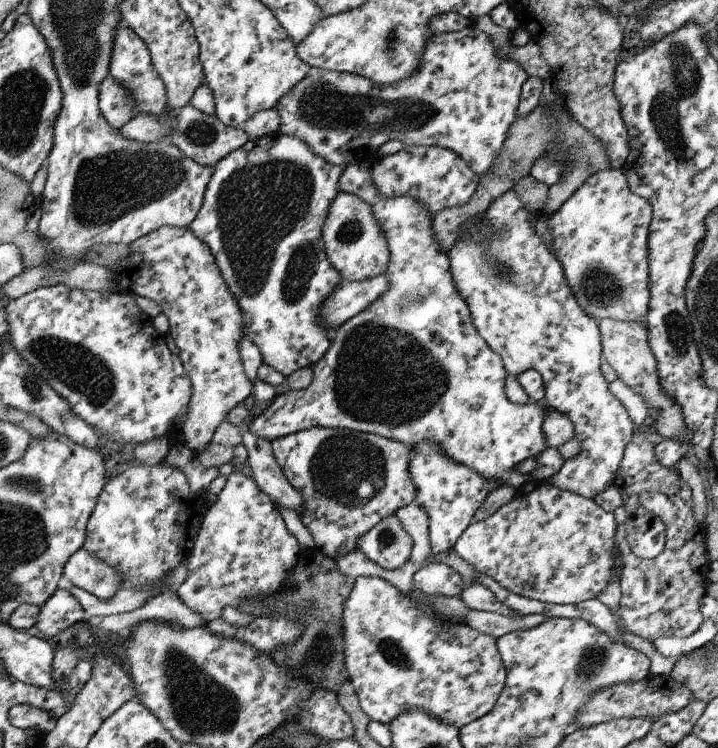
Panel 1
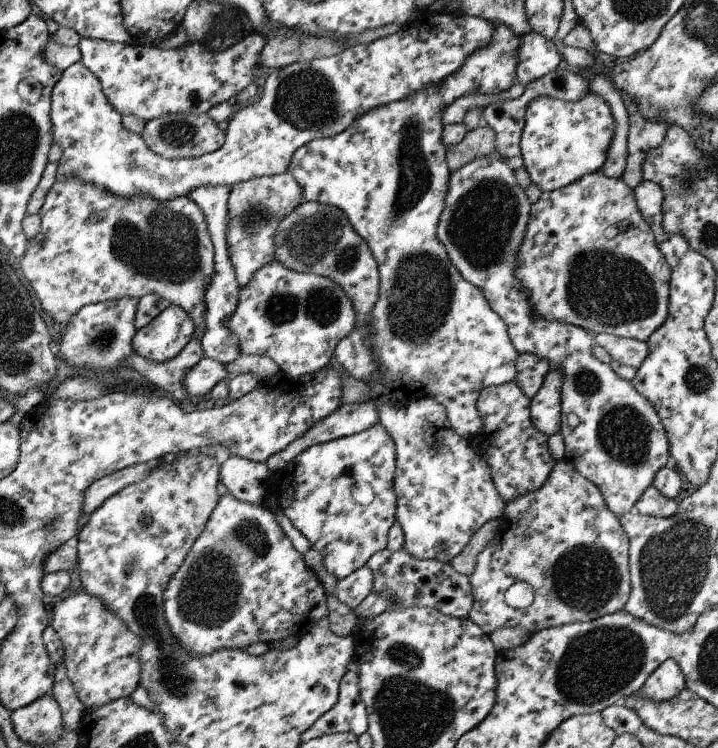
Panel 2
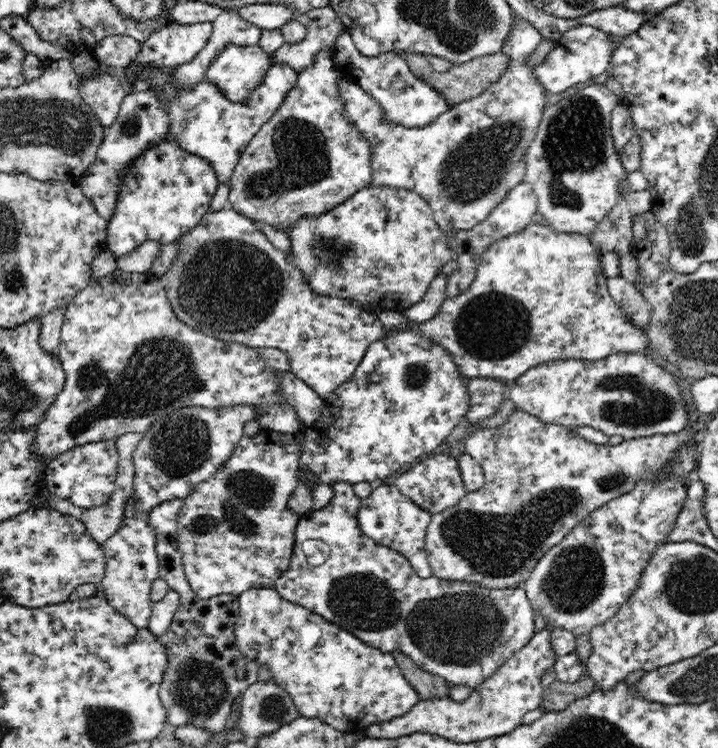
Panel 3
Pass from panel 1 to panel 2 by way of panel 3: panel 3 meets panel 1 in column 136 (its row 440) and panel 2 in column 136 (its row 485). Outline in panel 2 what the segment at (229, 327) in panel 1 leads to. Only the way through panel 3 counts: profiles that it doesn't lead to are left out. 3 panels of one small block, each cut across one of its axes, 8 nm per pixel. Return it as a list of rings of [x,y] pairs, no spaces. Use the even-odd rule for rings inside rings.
[[[65,178],[54,181],[38,215],[39,232],[29,240],[26,252],[19,258],[19,268],[33,288],[43,312],[51,316],[53,322],[67,324],[73,321],[82,306],[156,294],[190,314],[194,324],[193,336],[203,336],[203,294],[213,274],[213,245],[202,209],[190,198],[177,196],[159,202],[149,195],[141,195],[123,199],[103,190],[103,186],[93,186],[79,178]]]

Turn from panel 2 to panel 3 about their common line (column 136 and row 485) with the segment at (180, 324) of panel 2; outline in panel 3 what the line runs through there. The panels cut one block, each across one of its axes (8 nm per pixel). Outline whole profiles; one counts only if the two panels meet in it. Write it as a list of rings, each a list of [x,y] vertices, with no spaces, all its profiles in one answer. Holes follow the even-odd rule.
[[[338,482],[332,486],[332,499],[327,506],[318,510],[311,510],[305,516],[300,517],[298,524],[296,524],[294,532],[293,554],[290,556],[290,564],[288,570],[283,572],[282,576],[276,580],[272,586],[280,596],[287,601],[294,601],[294,603],[302,605],[304,608],[310,609],[314,614],[322,616],[322,618],[330,621],[332,624],[339,626],[342,630],[346,630],[357,636],[364,643],[368,643],[383,653],[393,653],[400,651],[402,654],[410,657],[420,669],[440,676],[450,686],[452,685],[466,685],[470,690],[478,688],[483,680],[490,678],[500,668],[506,660],[510,658],[515,652],[518,652],[522,647],[526,646],[535,633],[534,629],[534,609],[533,604],[530,604],[529,598],[525,590],[518,586],[516,588],[484,588],[480,587],[478,583],[468,583],[463,581],[452,581],[439,579],[437,576],[432,575],[430,578],[423,579],[414,572],[412,565],[398,552],[378,544],[375,540],[368,538],[362,532],[358,522],[358,511],[362,504],[359,496],[354,492],[354,484]],[[304,540],[322,540],[324,544],[328,544],[331,550],[330,557],[325,563],[320,566],[310,566],[306,561],[306,554],[302,551],[302,542]]]

